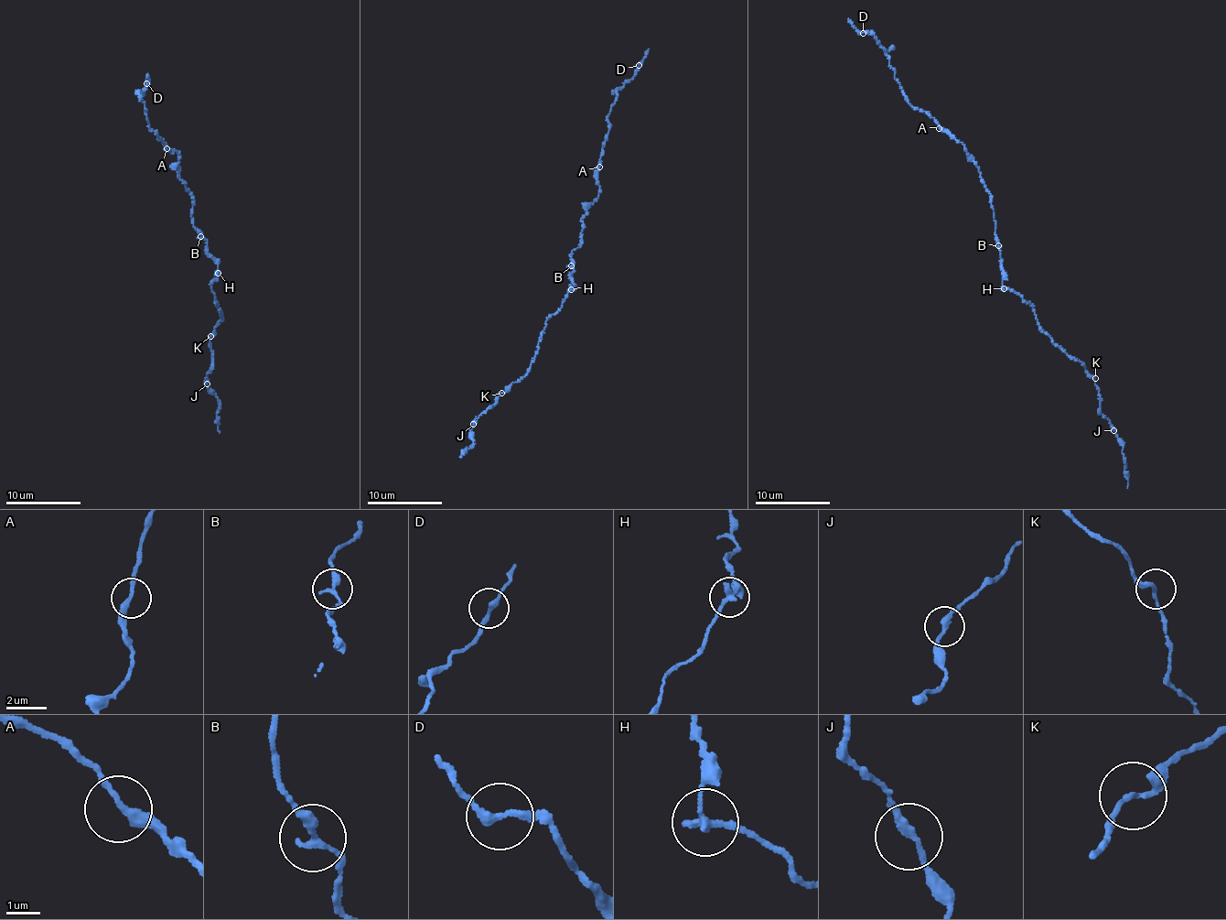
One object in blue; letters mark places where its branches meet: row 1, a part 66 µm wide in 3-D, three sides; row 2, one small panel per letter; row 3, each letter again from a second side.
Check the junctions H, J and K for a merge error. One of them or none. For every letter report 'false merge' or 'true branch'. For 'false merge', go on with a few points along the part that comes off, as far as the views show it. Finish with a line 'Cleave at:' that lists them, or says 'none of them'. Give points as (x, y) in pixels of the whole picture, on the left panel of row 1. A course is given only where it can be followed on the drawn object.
H: true branch
J: true branch
K: true branch
Cleave at: none of them

